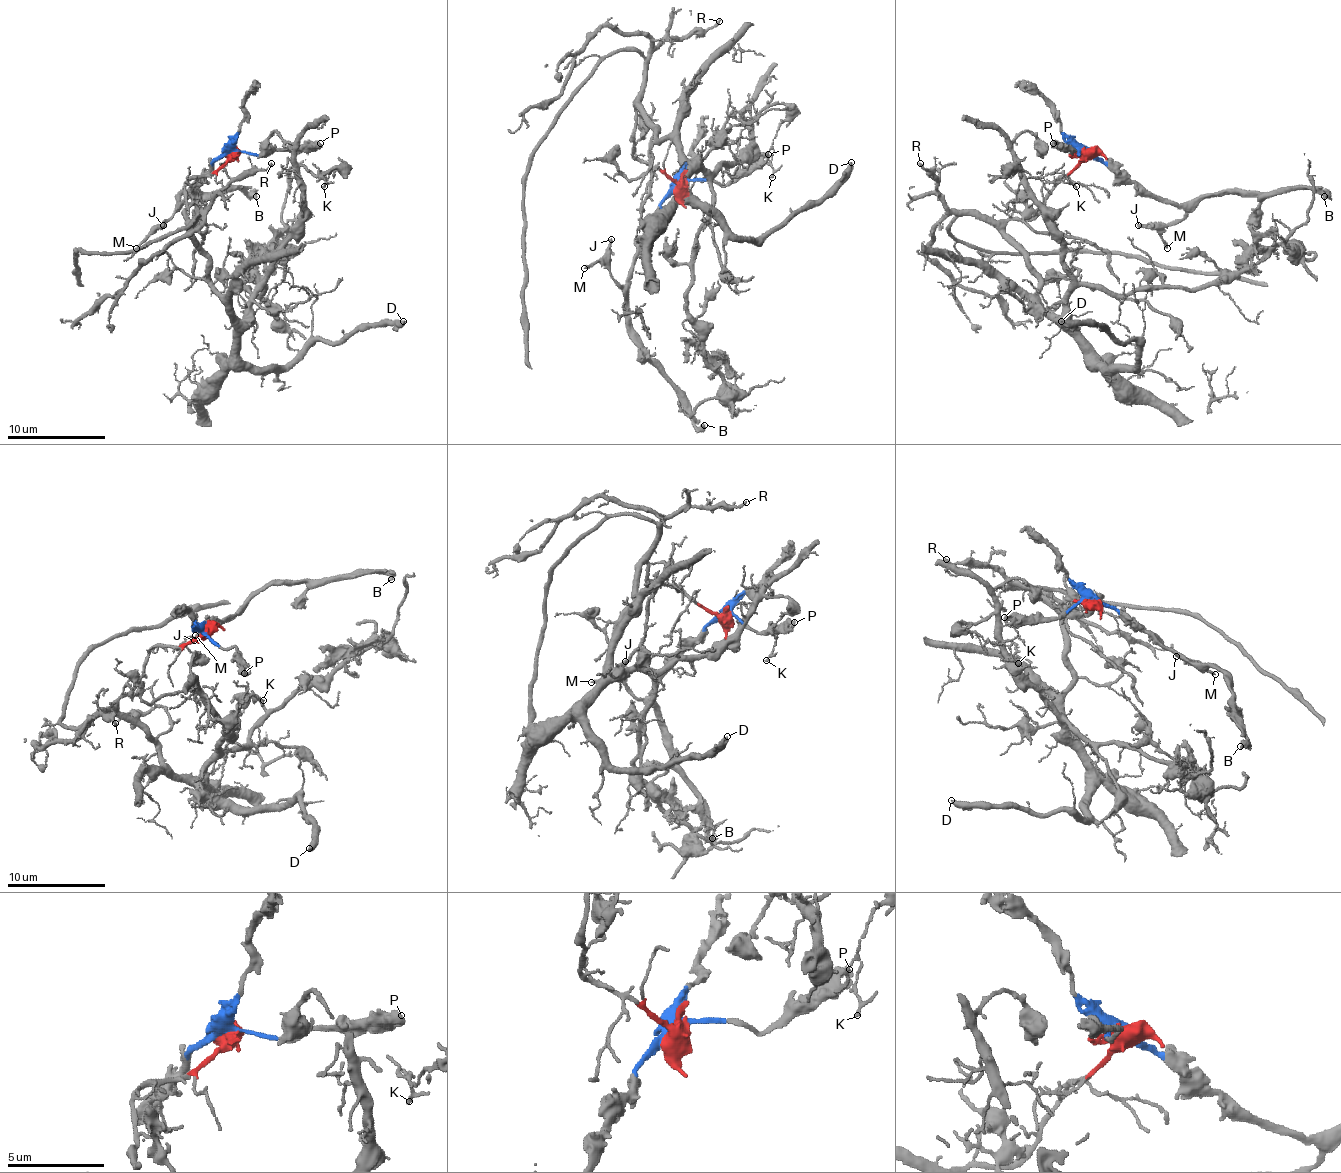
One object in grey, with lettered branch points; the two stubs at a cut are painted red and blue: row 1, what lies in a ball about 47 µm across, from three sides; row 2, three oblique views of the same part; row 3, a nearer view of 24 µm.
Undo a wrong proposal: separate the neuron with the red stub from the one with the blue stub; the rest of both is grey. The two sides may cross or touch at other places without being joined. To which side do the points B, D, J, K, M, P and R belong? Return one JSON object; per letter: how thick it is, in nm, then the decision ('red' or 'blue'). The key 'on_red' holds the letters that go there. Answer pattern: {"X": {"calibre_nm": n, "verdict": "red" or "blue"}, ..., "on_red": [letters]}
{"B": {"calibre_nm": 480, "verdict": "blue"}, "D": {"calibre_nm": 400, "verdict": "red"}, "J": {"calibre_nm": 220, "verdict": "blue"}, "K": {"calibre_nm": 120, "verdict": "red"}, "M": {"calibre_nm": 180, "verdict": "blue"}, "P": {"calibre_nm": 440, "verdict": "blue"}, "R": {"calibre_nm": 200, "verdict": "red"}, "on_red": ["D", "K", "R"]}

